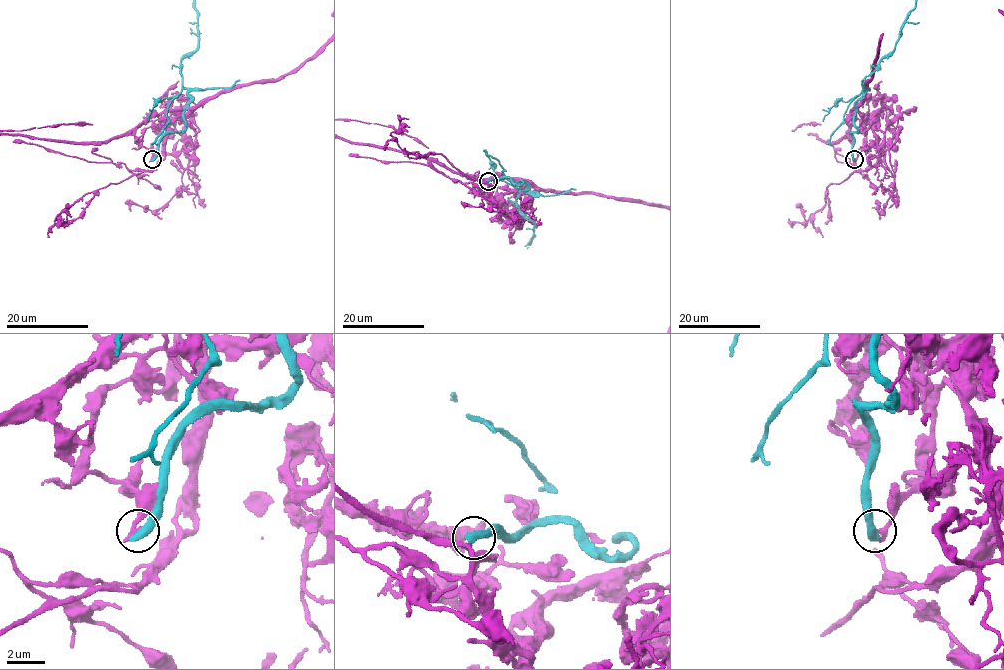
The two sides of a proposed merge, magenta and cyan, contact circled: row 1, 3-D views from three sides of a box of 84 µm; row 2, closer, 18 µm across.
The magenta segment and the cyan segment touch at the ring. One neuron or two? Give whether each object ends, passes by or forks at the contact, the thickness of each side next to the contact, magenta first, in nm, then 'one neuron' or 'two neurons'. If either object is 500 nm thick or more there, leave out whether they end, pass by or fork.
calibres 280 and 550 nm; two neurons

